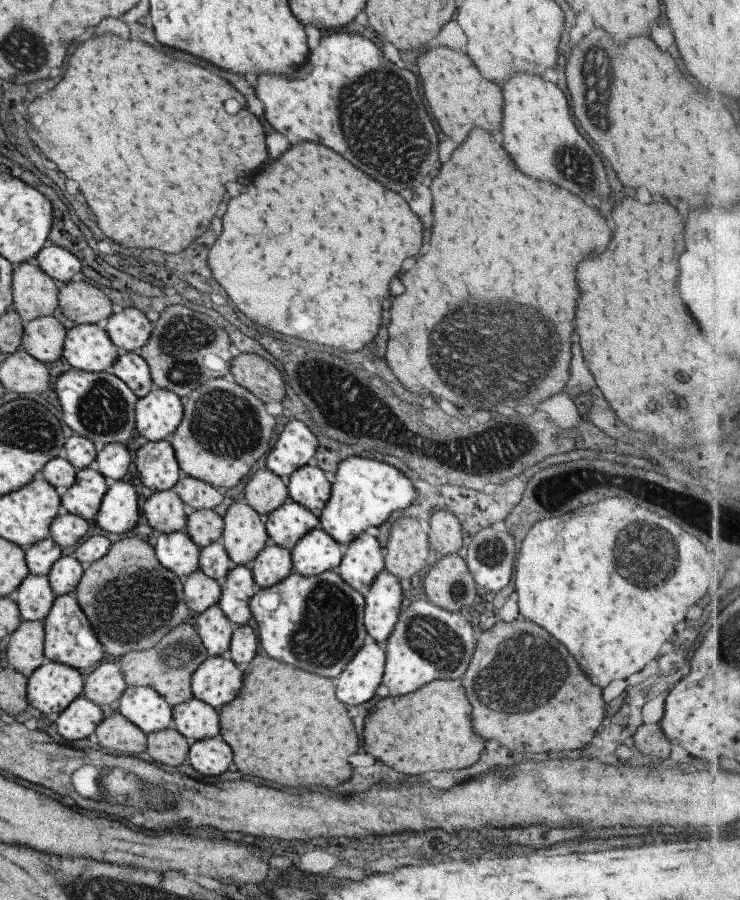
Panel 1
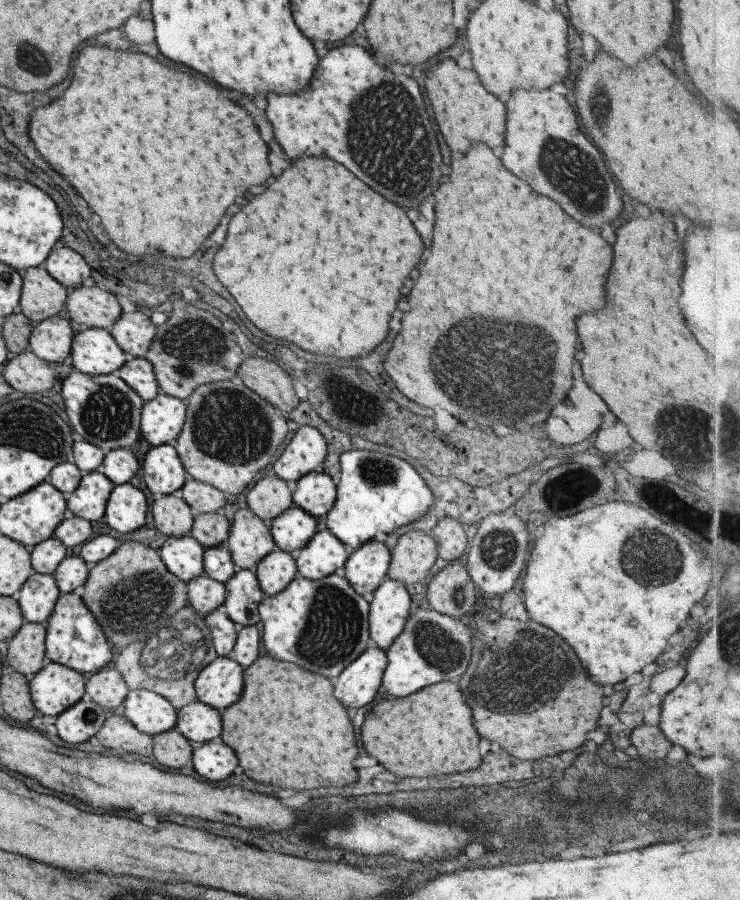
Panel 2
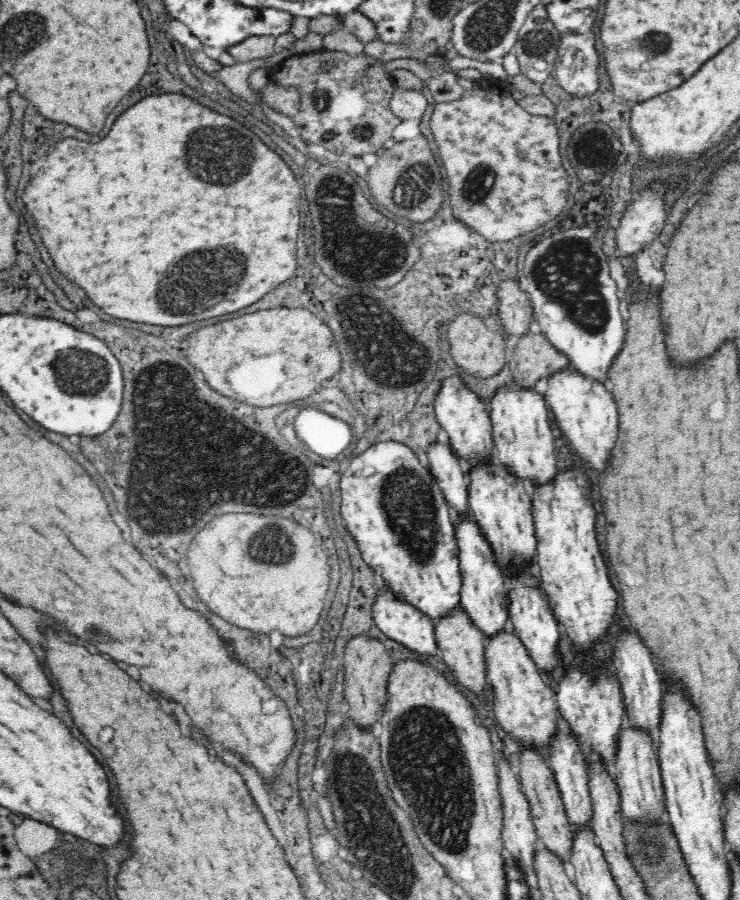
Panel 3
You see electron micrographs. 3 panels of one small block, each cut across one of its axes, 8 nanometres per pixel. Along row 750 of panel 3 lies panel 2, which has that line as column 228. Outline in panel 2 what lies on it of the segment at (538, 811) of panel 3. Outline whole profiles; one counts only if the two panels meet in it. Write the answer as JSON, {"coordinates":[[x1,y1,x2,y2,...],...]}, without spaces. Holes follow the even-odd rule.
{"coordinates":[[221,512,197,513,194,514,188,534,199,546,209,549,211,546,225,544,229,534,229,523]]}

